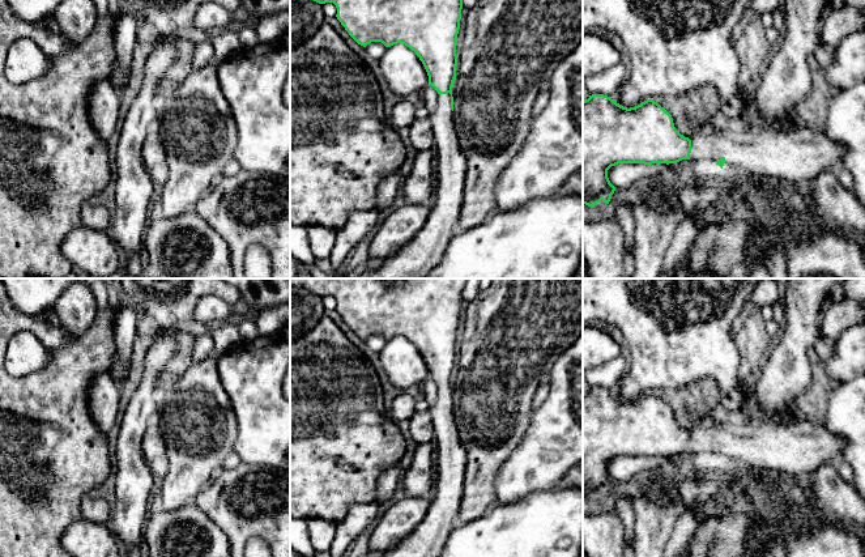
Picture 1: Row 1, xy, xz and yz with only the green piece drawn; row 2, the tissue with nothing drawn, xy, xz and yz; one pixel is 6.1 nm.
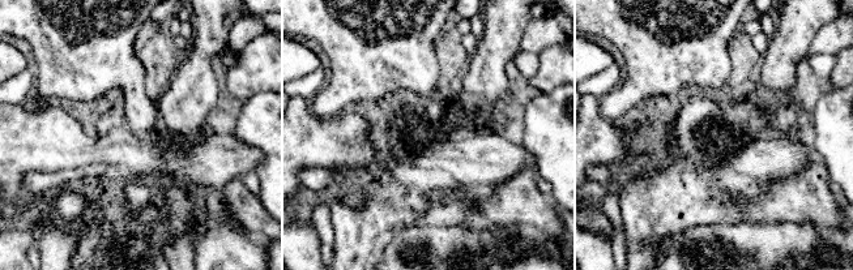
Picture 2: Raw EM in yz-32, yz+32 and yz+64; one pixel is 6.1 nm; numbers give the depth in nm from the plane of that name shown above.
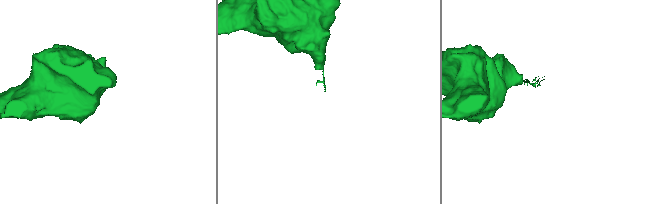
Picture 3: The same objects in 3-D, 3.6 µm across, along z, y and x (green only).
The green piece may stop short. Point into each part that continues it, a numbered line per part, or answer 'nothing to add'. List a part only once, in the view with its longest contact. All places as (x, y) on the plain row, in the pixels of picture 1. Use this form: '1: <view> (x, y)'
1: xz (427, 540)

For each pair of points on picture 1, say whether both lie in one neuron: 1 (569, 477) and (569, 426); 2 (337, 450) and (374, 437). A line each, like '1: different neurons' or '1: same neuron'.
1: different neurons
2: same neuron

